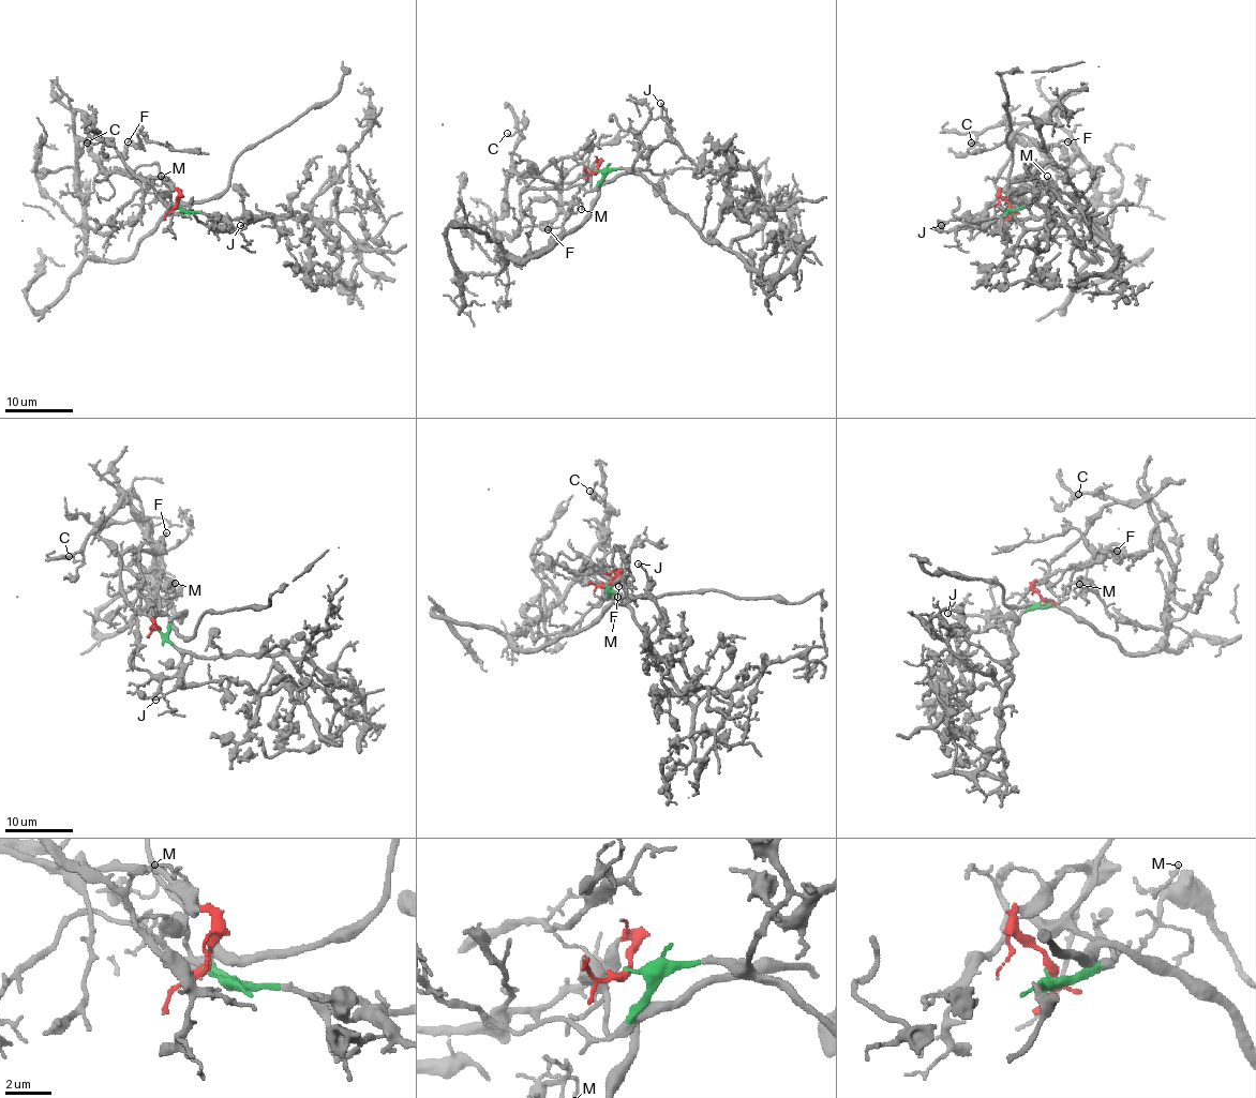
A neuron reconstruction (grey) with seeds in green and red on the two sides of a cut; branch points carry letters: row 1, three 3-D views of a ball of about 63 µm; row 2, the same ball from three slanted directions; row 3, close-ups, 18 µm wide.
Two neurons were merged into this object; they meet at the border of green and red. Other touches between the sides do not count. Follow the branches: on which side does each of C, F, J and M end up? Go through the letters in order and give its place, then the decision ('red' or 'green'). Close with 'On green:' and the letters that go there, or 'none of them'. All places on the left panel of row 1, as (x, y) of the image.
C: (87, 143) | red
F: (128, 141) | red
J: (240, 225) | green
M: (161, 176) | red
On green: J

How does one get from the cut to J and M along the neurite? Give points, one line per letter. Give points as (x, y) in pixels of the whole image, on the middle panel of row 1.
J: (597, 170), (631, 168), (646, 148), (658, 147), (669, 138), (669, 119), (660, 102)
M: (597, 170), (527, 189), (498, 257), (522, 264), (582, 210)

